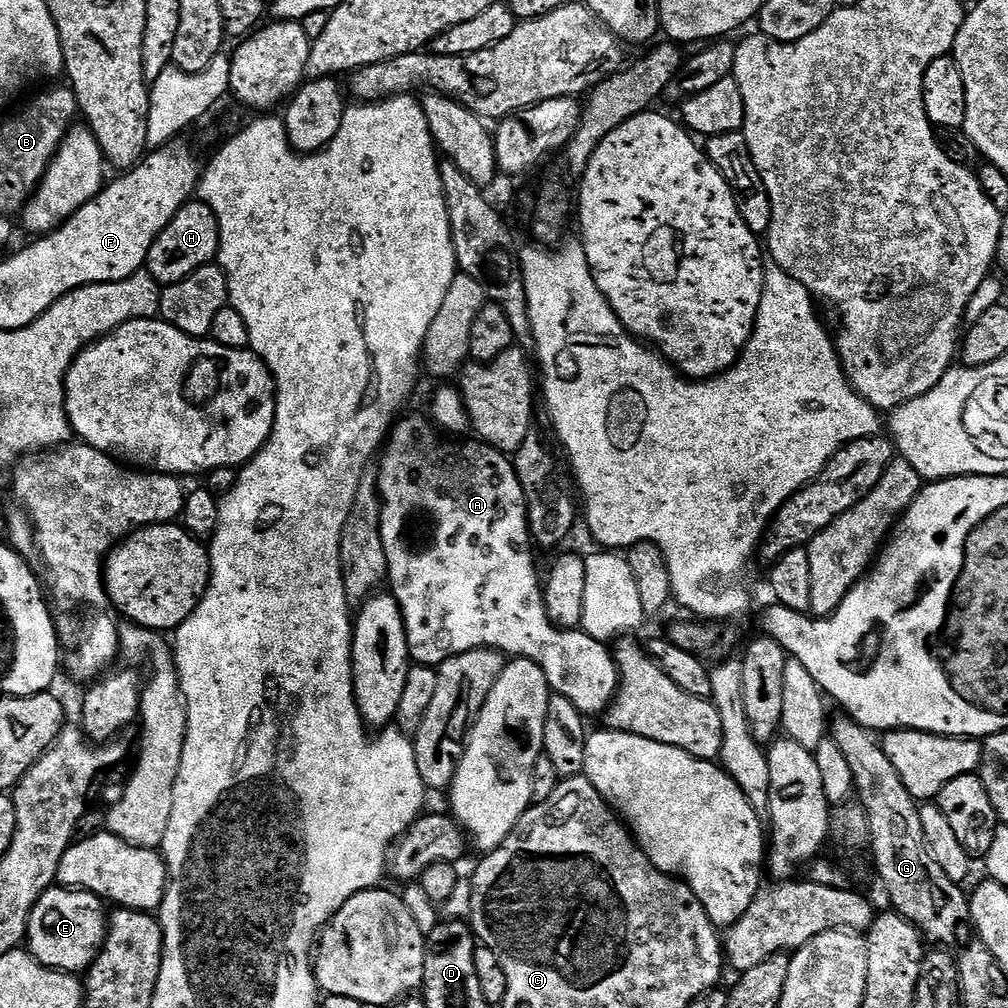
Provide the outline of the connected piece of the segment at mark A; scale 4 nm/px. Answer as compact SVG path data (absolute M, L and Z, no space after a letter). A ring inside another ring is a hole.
M408 416L400 425L398 424L391 429L390 435L383 445L382 455L379 457L381 460L380 468L378 467L378 491L380 494L382 550L386 550L386 562L388 563L387 583L392 584L391 595L396 597L398 606L402 610L409 657L416 664L439 666L463 652L499 650L508 658L533 660L546 674L549 689L557 696L570 698L570 702L574 702L576 709L584 713L585 717L592 718L595 712L603 713L608 705L615 700L616 690L620 687L620 673L616 670L615 655L610 651L609 645L605 641L590 638L590 634L575 628L557 628L552 623L552 619L548 617L548 611L544 605L542 576L536 573L536 560L532 557L534 544L528 530L528 501L524 499L524 491L518 482L518 474L514 470L511 459L498 449L483 442L477 442L475 439L468 440L465 444L455 444L452 441L455 439L445 438L441 435L435 423L428 418L423 420L420 416Z

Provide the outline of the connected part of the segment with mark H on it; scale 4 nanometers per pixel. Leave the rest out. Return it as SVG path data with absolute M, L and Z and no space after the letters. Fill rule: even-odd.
M189 202L180 207L162 234L158 234L154 246L150 246L146 269L159 285L167 286L186 278L203 264L213 263L219 251L220 227L214 210L203 202Z

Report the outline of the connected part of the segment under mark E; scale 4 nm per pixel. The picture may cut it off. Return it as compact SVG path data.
M59 886L48 888L38 898L28 919L27 951L46 968L73 974L83 973L91 968L108 936L109 913L104 912L104 908L105 901L93 892Z

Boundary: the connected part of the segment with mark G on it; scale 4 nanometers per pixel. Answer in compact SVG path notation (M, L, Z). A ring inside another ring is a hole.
M843 719L831 721L830 736L842 746L850 774L854 774L854 792L870 822L870 853L876 859L880 880L892 899L891 907L915 924L929 945L952 946L948 944L955 942L960 927L969 923L969 897L961 885L942 874L942 866L938 866L928 852L922 834L920 804L910 790L906 790L898 770L894 770L894 762L886 758L877 733L862 727L857 720Z

